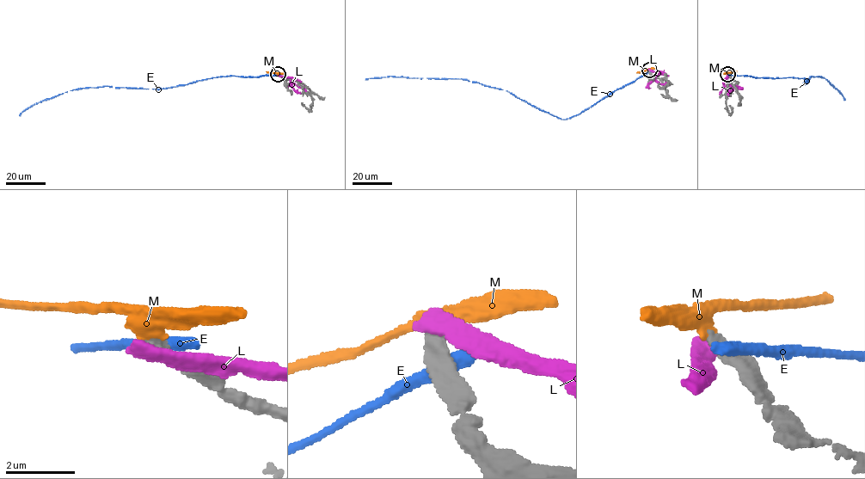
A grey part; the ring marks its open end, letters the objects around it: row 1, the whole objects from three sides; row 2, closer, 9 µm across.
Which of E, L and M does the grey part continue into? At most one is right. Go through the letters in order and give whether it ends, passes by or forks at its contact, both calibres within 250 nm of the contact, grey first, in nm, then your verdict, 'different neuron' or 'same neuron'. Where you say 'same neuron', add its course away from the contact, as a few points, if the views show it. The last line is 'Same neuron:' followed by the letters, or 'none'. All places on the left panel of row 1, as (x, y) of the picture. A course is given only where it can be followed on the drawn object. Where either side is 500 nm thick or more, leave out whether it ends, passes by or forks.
E: calibres 650 and 500 nm; different neuron
L: calibres 550 and 550 nm; different neuron
M: it passes by; calibres 480 and 400 nm; same neuron; course (278, 75), (266, 71)
Same neuron: M

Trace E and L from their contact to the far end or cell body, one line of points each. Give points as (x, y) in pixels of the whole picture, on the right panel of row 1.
E: (729, 75), (809, 79), (805, 84), (803, 82), (812, 76), (822, 76), (839, 91), (844, 100)
L: (727, 75), (724, 84), (732, 85), (733, 89), (728, 95)

